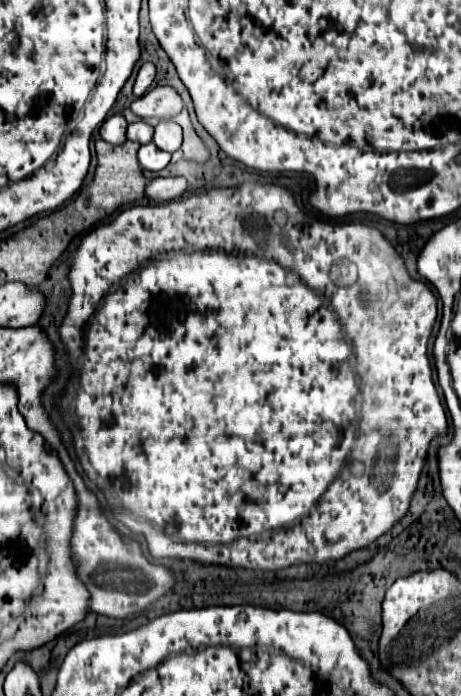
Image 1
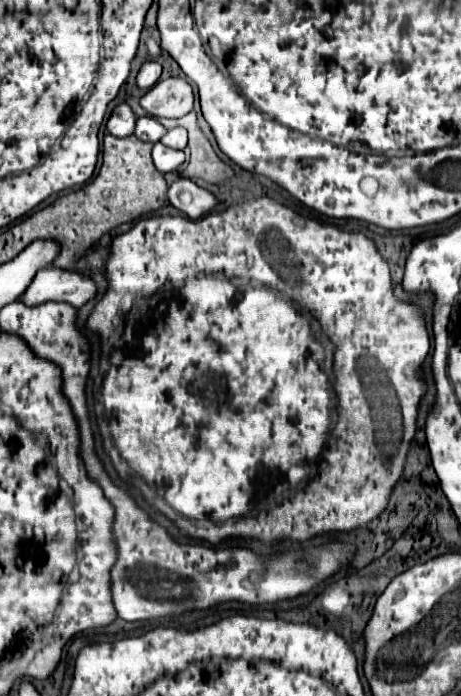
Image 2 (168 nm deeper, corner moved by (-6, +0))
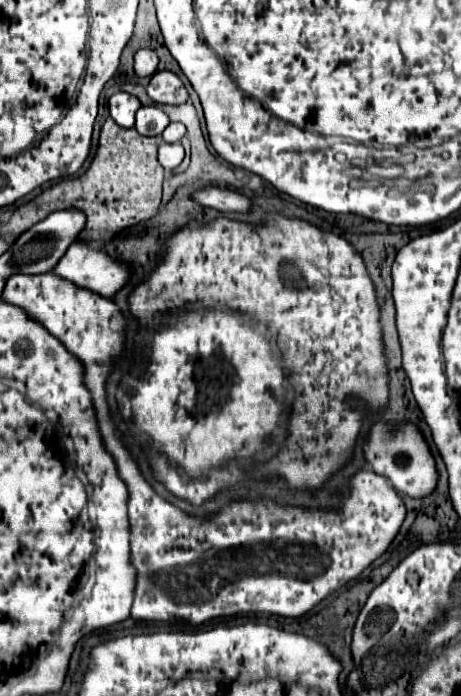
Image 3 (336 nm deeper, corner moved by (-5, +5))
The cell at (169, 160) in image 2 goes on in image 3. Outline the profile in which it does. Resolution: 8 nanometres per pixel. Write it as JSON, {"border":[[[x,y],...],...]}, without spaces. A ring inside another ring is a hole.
{"border":[[[162,143],[158,149],[158,161],[166,171],[176,169],[184,159],[184,147],[180,143]]]}

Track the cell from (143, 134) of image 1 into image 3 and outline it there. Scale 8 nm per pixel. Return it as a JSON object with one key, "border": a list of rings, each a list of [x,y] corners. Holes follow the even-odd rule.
{"border":[[[148,105],[148,107],[140,107],[136,113],[136,131],[142,135],[160,135],[166,125],[170,123],[168,115],[158,107],[158,105]]]}

